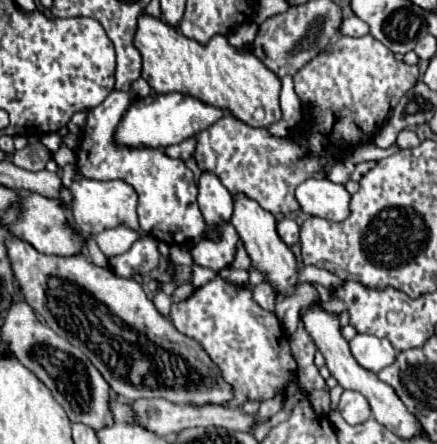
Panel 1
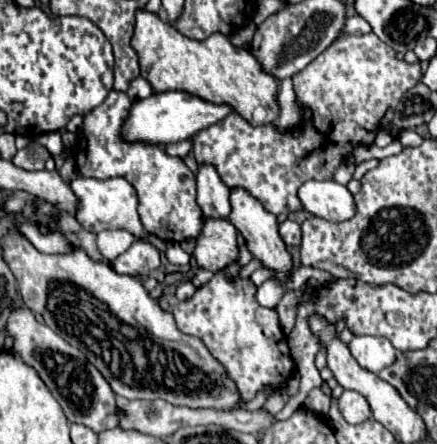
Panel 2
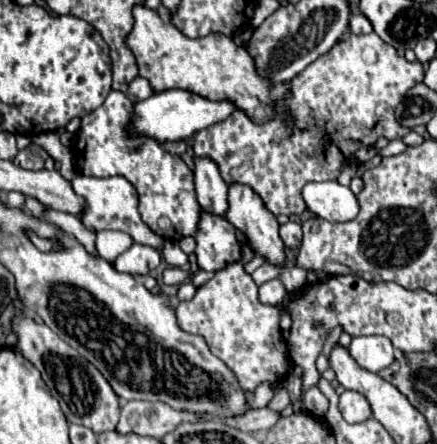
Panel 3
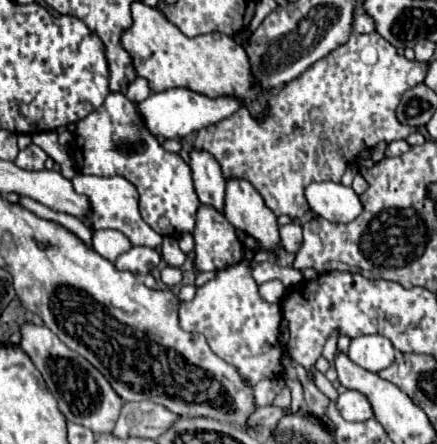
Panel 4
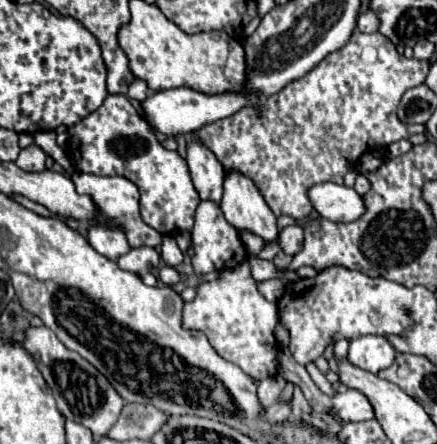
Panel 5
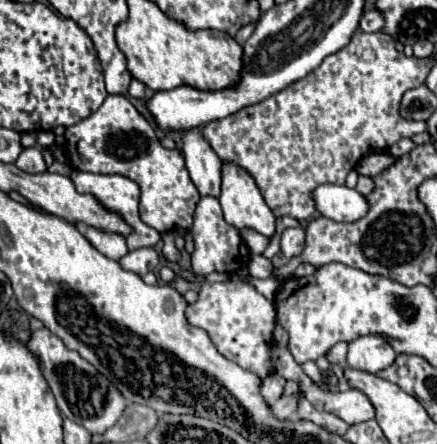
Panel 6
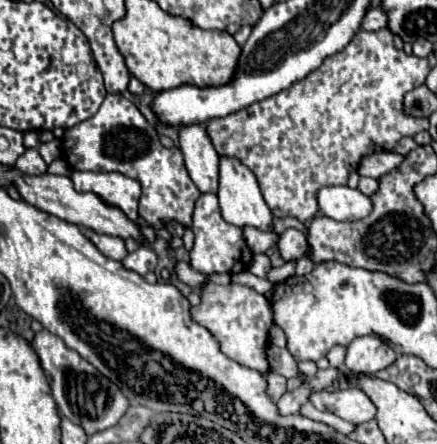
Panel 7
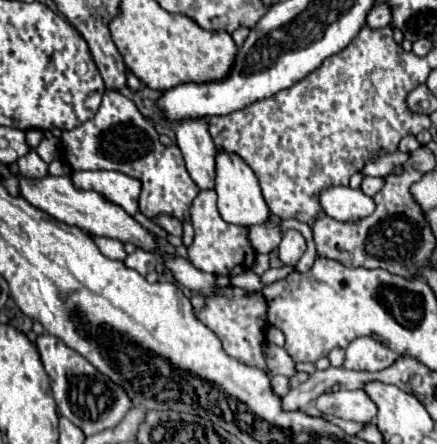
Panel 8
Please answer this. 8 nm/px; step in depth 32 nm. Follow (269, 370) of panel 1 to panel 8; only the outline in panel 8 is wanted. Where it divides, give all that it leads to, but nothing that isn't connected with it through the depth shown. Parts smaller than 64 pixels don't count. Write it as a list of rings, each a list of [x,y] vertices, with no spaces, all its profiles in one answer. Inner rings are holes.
[[[220,288],[216,296],[206,298],[206,308],[198,312],[198,318],[222,340],[222,346],[230,356],[242,360],[244,364],[266,368],[266,360],[262,354],[264,328],[268,324],[264,300],[256,298],[254,294],[248,294],[248,290],[244,288]]]

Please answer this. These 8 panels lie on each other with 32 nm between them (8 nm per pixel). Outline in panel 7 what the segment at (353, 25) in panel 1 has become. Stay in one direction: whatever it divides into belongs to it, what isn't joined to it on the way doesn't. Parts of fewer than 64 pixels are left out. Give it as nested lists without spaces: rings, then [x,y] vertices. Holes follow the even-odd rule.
[[[372,8],[364,16],[362,28],[366,28],[366,30],[380,30],[380,28],[386,28],[386,24],[388,24],[388,16],[384,16],[384,10],[382,8]]]

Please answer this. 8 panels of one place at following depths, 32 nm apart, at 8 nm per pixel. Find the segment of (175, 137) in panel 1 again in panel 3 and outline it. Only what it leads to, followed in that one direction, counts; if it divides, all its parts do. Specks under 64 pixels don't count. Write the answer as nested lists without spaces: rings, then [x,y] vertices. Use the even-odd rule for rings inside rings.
[[[166,90],[152,94],[150,98],[134,104],[134,118],[132,118],[132,130],[136,134],[148,134],[150,138],[158,142],[170,142],[170,140],[184,140],[192,136],[194,132],[208,128],[224,118],[228,118],[236,110],[236,104],[230,100],[208,100],[204,96],[198,96],[188,90]]]

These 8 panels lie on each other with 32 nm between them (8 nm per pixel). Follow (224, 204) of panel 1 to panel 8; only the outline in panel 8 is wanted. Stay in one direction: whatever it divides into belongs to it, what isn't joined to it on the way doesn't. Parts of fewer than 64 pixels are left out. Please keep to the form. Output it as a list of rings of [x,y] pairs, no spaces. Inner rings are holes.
[[[184,118],[176,122],[176,144],[184,154],[186,168],[198,188],[214,188],[216,146],[208,132],[206,118]]]

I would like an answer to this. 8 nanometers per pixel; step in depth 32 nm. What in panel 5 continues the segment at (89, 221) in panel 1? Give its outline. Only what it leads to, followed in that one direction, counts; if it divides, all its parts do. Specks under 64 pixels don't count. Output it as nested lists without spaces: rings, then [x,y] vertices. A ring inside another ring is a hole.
[[[74,172],[70,178],[72,178],[78,194],[90,194],[94,198],[100,214],[116,220],[124,228],[124,234],[128,238],[130,248],[140,248],[140,246],[154,248],[162,242],[162,234],[156,232],[154,228],[150,228],[148,224],[144,224],[140,218],[140,212],[138,212],[140,192],[138,192],[134,182],[130,182],[124,176],[96,176],[96,174],[84,174],[84,172]]]

